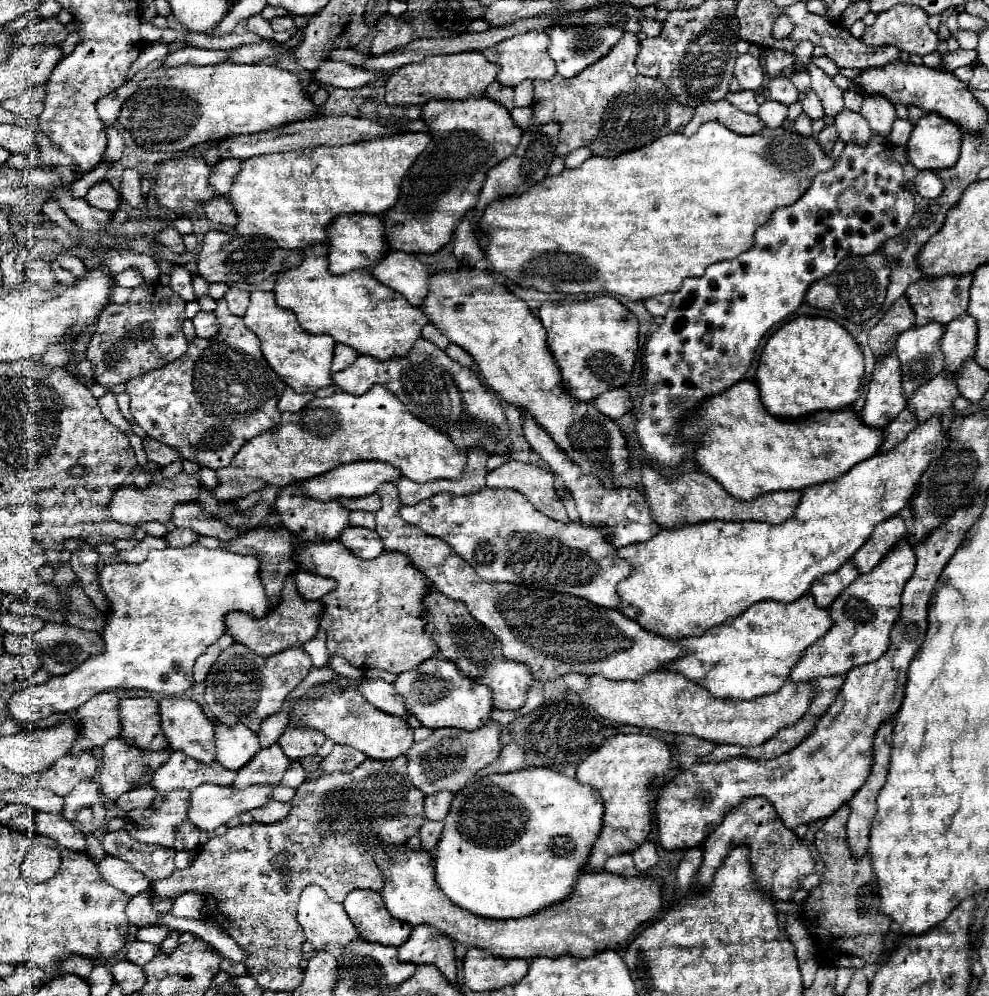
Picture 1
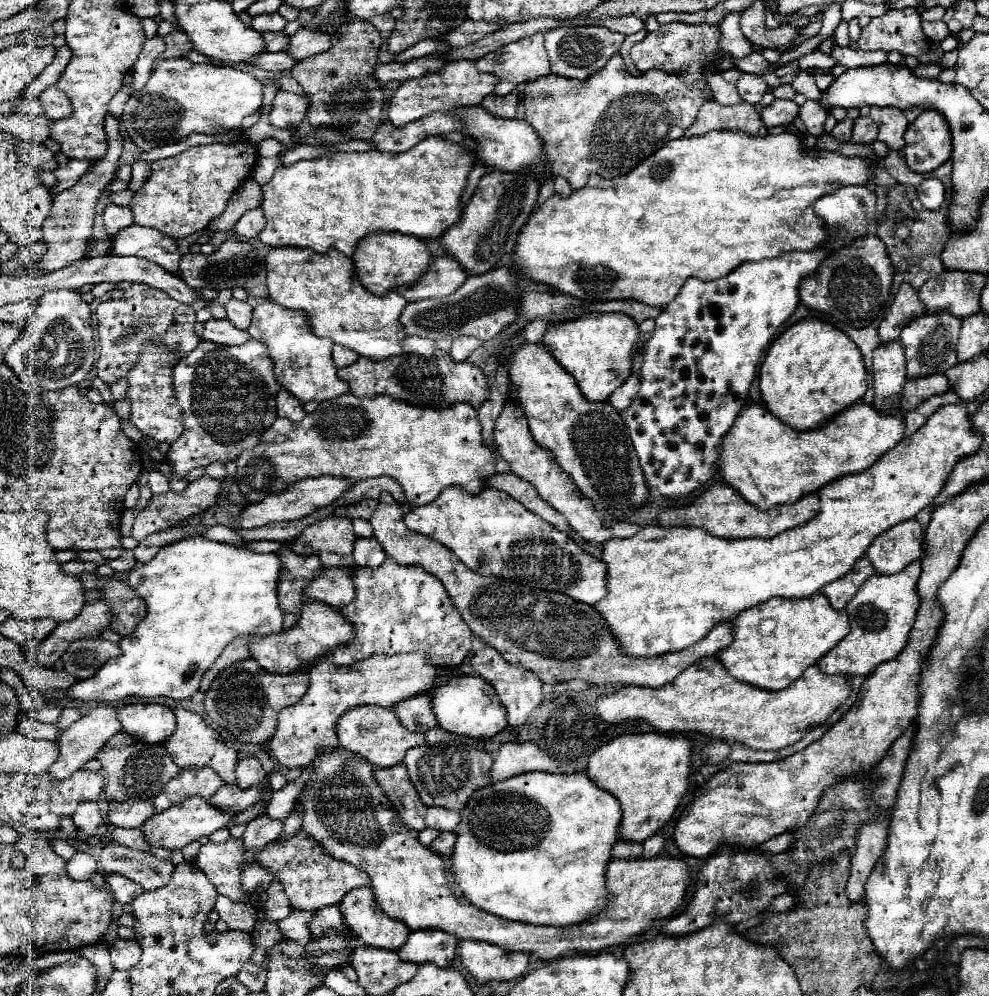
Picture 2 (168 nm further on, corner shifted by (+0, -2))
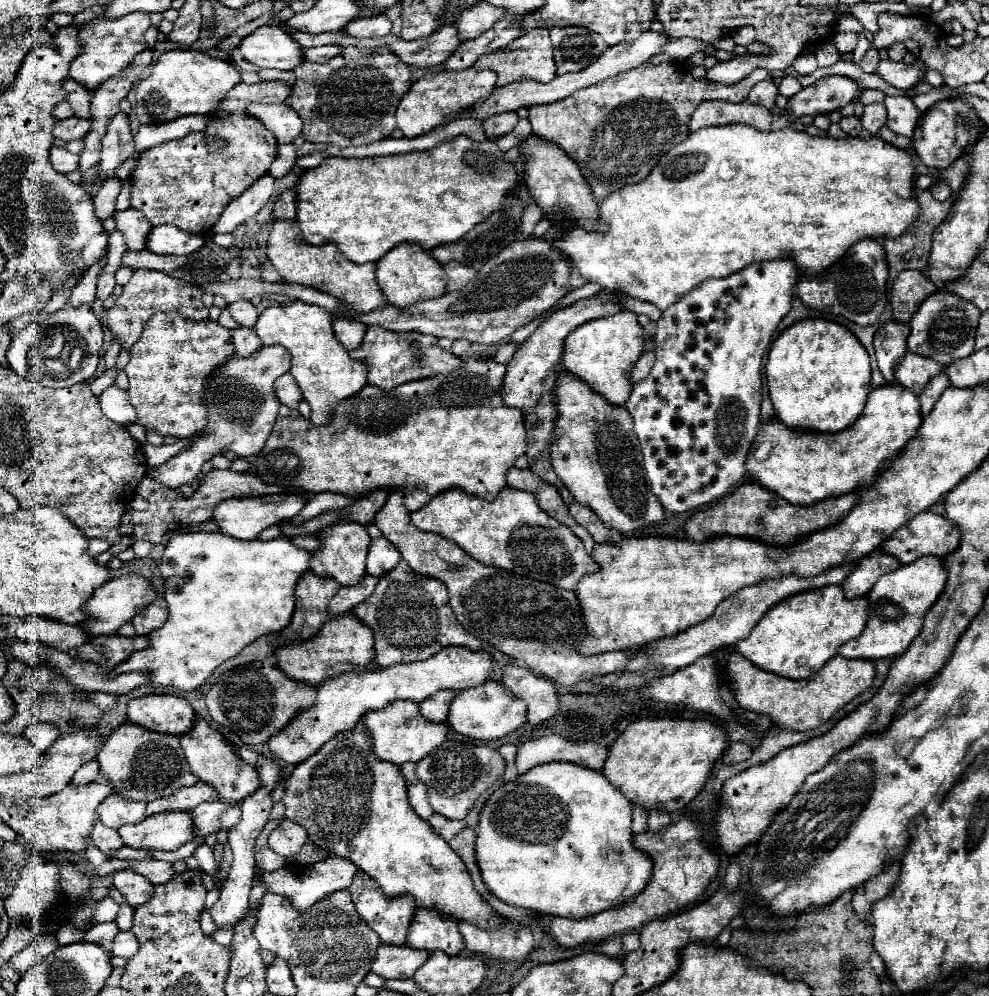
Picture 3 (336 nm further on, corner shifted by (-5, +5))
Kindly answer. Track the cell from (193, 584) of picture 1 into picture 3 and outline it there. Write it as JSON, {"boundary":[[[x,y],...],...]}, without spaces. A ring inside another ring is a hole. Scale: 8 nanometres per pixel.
{"boundary":[[[181,533],[171,537],[165,547],[161,575],[165,581],[165,601],[169,605],[167,623],[147,635],[151,647],[137,651],[131,659],[123,661],[111,675],[131,671],[151,671],[151,683],[193,691],[201,687],[213,671],[227,659],[239,655],[247,645],[267,633],[281,631],[289,625],[295,611],[295,585],[309,571],[311,553],[295,547],[289,537],[281,535],[271,541],[239,541],[219,533]]]}

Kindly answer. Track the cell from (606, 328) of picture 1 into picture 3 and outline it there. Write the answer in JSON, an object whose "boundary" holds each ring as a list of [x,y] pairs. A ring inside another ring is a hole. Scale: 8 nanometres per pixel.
{"boundary":[[[621,311],[607,319],[593,319],[591,323],[577,327],[565,343],[563,367],[569,375],[581,379],[591,391],[603,395],[611,405],[623,405],[631,395],[631,371],[643,353],[643,329],[637,315]]]}

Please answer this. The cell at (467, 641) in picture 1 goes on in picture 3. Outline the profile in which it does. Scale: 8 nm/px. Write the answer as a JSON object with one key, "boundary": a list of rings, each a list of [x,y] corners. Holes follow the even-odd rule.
{"boundary":[[[507,665],[501,683],[519,695],[519,699],[527,701],[527,721],[531,725],[539,725],[551,719],[559,709],[555,685],[543,677],[533,675],[529,669]]]}

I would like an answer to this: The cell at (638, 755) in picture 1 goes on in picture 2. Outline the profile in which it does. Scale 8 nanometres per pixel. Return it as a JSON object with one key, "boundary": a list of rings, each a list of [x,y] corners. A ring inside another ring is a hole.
{"boundary":[[[644,732],[644,734],[622,734],[608,744],[600,746],[588,760],[586,774],[602,790],[610,792],[622,806],[622,822],[618,828],[618,838],[626,842],[644,842],[656,834],[674,814],[680,798],[688,790],[690,774],[690,740],[684,736],[668,736],[662,732]]]}

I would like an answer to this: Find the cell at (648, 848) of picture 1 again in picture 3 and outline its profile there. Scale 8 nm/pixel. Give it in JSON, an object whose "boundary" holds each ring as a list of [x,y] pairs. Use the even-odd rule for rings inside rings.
{"boundary":[[[651,809],[649,811],[649,819],[647,819],[647,825],[649,825],[649,831],[655,833],[655,831],[661,831],[663,827],[667,827],[671,823],[671,817],[669,813],[661,811],[661,809]]]}

